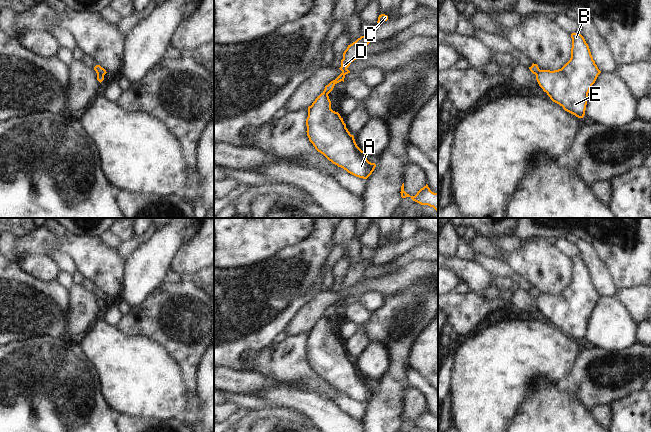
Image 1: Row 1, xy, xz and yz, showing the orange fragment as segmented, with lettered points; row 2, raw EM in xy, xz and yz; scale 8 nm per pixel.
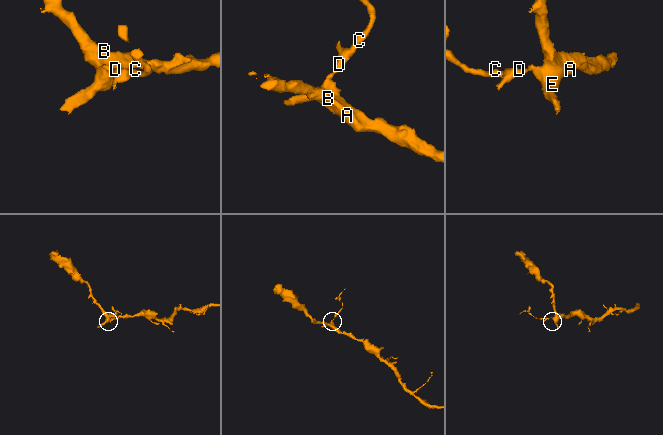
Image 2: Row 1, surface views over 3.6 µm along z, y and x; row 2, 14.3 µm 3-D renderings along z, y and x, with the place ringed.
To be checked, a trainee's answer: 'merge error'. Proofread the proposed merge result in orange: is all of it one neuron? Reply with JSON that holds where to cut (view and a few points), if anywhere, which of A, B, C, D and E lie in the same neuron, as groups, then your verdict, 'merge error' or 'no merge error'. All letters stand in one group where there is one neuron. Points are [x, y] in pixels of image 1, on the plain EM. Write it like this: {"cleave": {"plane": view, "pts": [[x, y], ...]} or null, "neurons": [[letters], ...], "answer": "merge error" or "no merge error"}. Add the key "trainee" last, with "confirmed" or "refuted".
{"cleave": {"plane": "yz", "pts": [[540, 294], [536, 299]]}, "neurons": [["A", "B", "E"], ["C", "D"]], "answer": "merge error", "trainee": "confirmed"}

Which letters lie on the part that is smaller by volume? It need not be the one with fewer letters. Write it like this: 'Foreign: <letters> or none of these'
Foreign: C, D.

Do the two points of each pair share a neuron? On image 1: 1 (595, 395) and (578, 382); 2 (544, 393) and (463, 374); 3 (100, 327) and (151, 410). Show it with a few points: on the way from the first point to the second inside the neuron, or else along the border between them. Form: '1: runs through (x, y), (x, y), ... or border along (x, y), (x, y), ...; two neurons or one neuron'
1: runs through (591, 391), (582, 382); one neuron
2: border along (551, 380), (539, 376), (529, 388), (518, 410); two neurons
3: runs through (108, 348), (149, 389); one neuron

